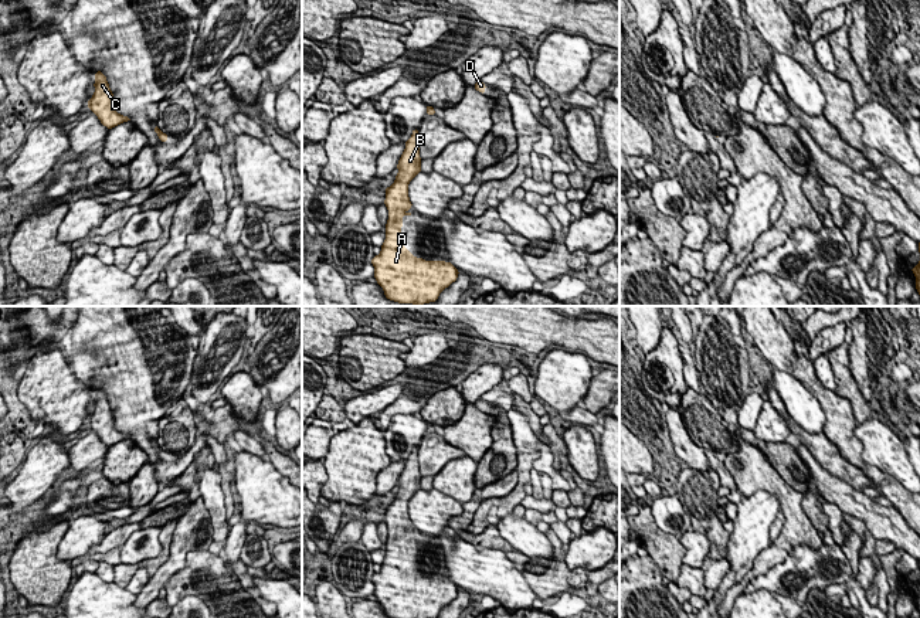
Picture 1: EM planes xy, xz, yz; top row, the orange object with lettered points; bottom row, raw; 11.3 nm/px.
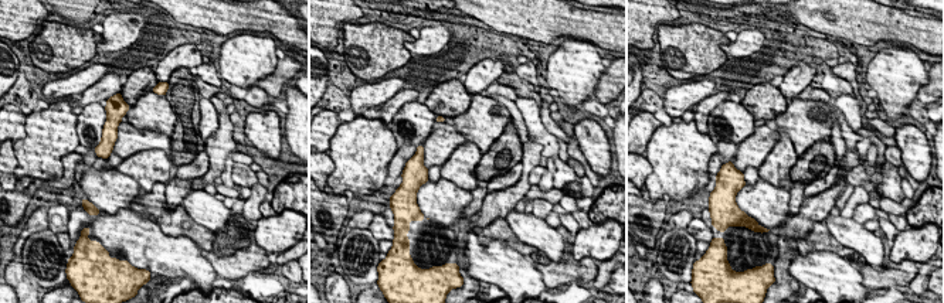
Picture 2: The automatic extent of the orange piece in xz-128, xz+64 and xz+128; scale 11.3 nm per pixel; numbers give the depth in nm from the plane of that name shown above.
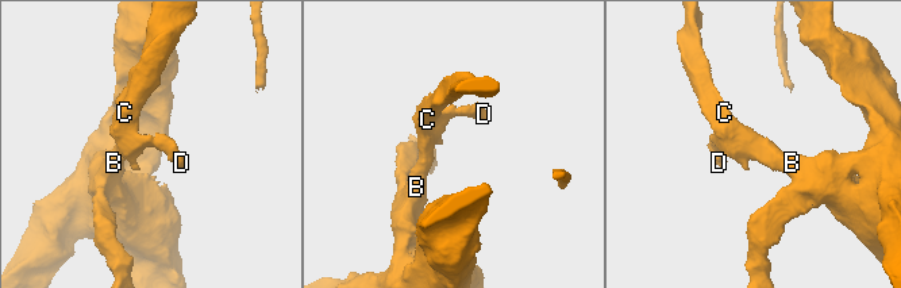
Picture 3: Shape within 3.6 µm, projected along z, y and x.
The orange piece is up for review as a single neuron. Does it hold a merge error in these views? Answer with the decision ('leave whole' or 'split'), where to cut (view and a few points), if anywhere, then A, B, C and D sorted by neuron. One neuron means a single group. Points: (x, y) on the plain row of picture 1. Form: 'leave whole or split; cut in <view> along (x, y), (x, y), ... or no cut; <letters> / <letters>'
leave whole; no cut; A B C D

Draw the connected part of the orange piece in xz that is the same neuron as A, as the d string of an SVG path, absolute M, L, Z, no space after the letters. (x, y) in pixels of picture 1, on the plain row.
M418 448L405 459L398 478L396 499L386 506L388 527L386 557L381 570L374 573L374 597L390 618L437 618L439 611L456 598L459 588L445 578L415 575L403 563L403 534L411 533L408 500L421 489Z

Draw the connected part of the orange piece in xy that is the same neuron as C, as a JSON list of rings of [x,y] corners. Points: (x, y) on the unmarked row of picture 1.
[[[96,388],[95,395],[95,411],[88,418],[88,425],[92,428],[92,431],[95,431],[101,441],[108,446],[130,438],[128,434],[119,432],[115,428],[113,411],[103,390]]]

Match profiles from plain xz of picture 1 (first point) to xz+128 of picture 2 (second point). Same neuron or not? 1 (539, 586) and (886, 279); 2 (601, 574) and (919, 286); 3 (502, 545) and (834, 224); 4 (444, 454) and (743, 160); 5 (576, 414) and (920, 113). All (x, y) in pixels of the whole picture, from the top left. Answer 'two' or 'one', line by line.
1: one
2: one
3: two
4: one
5: one

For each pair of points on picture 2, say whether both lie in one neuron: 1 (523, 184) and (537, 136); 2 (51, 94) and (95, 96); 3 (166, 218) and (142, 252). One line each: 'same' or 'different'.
1: different
2: same
3: different

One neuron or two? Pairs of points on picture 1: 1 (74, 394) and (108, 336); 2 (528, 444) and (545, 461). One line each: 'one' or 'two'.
1: two
2: one

